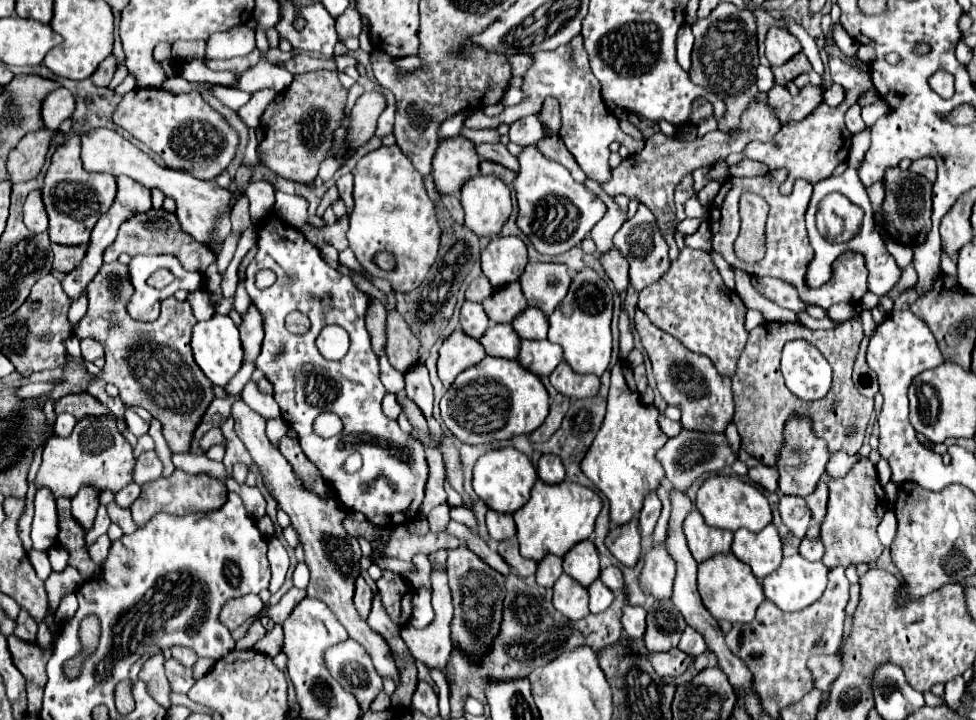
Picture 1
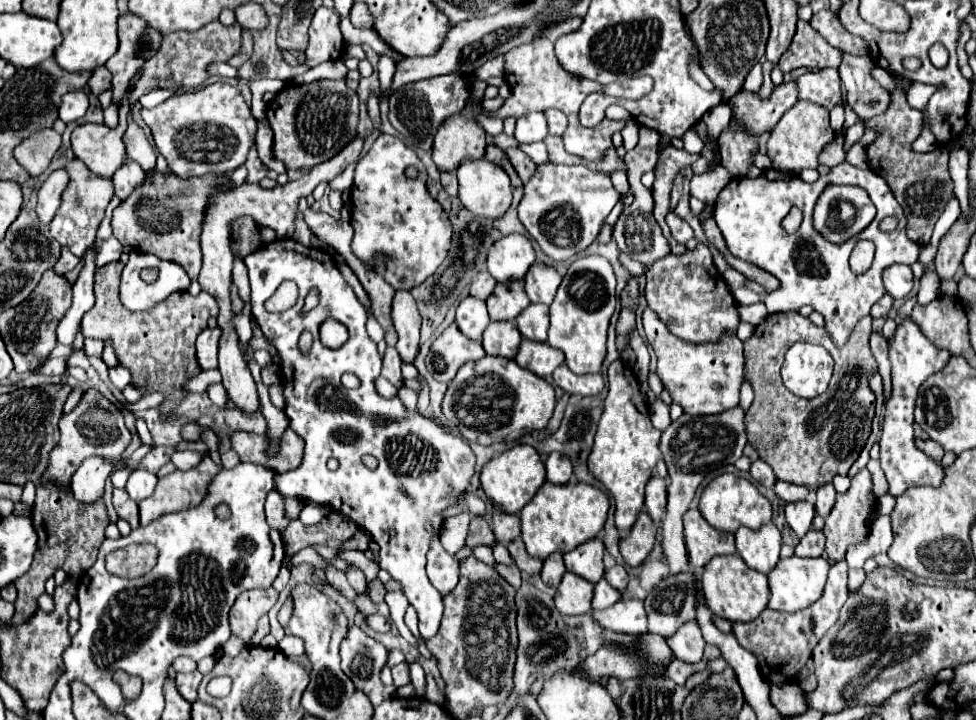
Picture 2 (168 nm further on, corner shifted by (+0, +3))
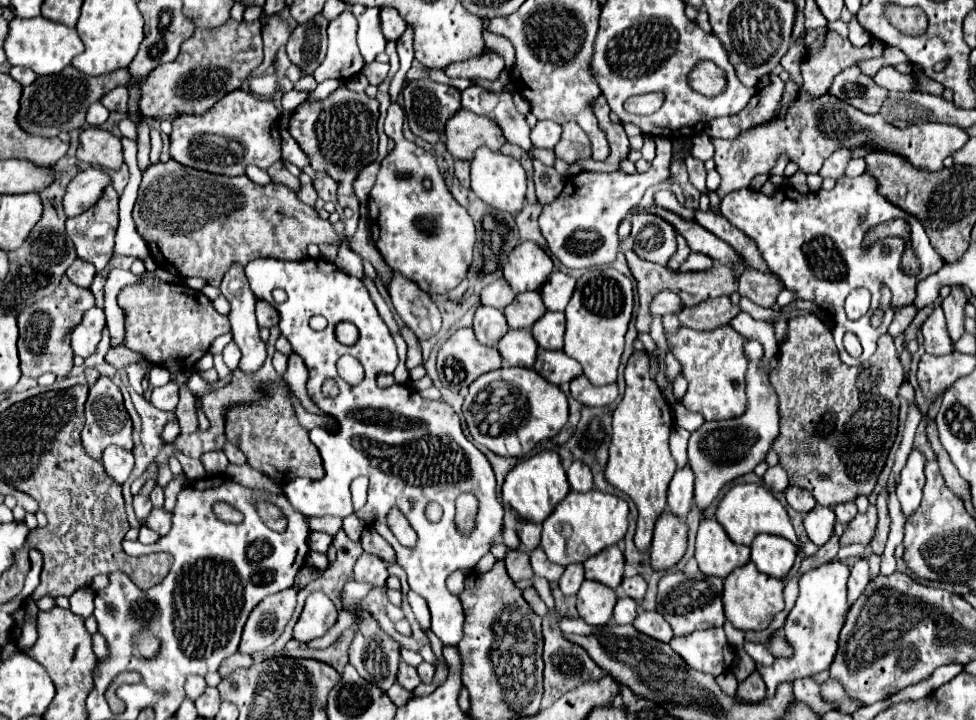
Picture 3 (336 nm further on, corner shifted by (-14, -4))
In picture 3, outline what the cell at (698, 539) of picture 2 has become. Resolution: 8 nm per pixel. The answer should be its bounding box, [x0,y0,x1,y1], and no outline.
[696,518,750,578]

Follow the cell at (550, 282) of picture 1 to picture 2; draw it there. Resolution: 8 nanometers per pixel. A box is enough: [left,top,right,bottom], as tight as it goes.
[524,263,562,305]

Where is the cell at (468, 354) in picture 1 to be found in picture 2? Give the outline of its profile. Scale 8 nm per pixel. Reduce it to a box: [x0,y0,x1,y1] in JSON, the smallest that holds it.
[426,325,486,383]

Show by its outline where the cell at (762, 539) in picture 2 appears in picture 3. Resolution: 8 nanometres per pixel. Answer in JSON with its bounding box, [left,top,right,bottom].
[750,534,796,578]

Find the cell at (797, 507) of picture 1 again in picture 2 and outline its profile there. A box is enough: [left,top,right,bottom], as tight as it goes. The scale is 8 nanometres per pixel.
[786,501,814,537]

